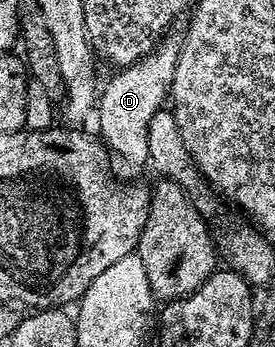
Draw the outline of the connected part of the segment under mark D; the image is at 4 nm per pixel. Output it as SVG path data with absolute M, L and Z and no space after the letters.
M165 37L153 50L147 52L137 63L122 67L117 76L100 92L95 107L95 120L101 126L100 138L110 152L113 151L125 163L142 163L148 160L147 125L151 117L166 106L173 90L175 65L179 61L181 43Z

